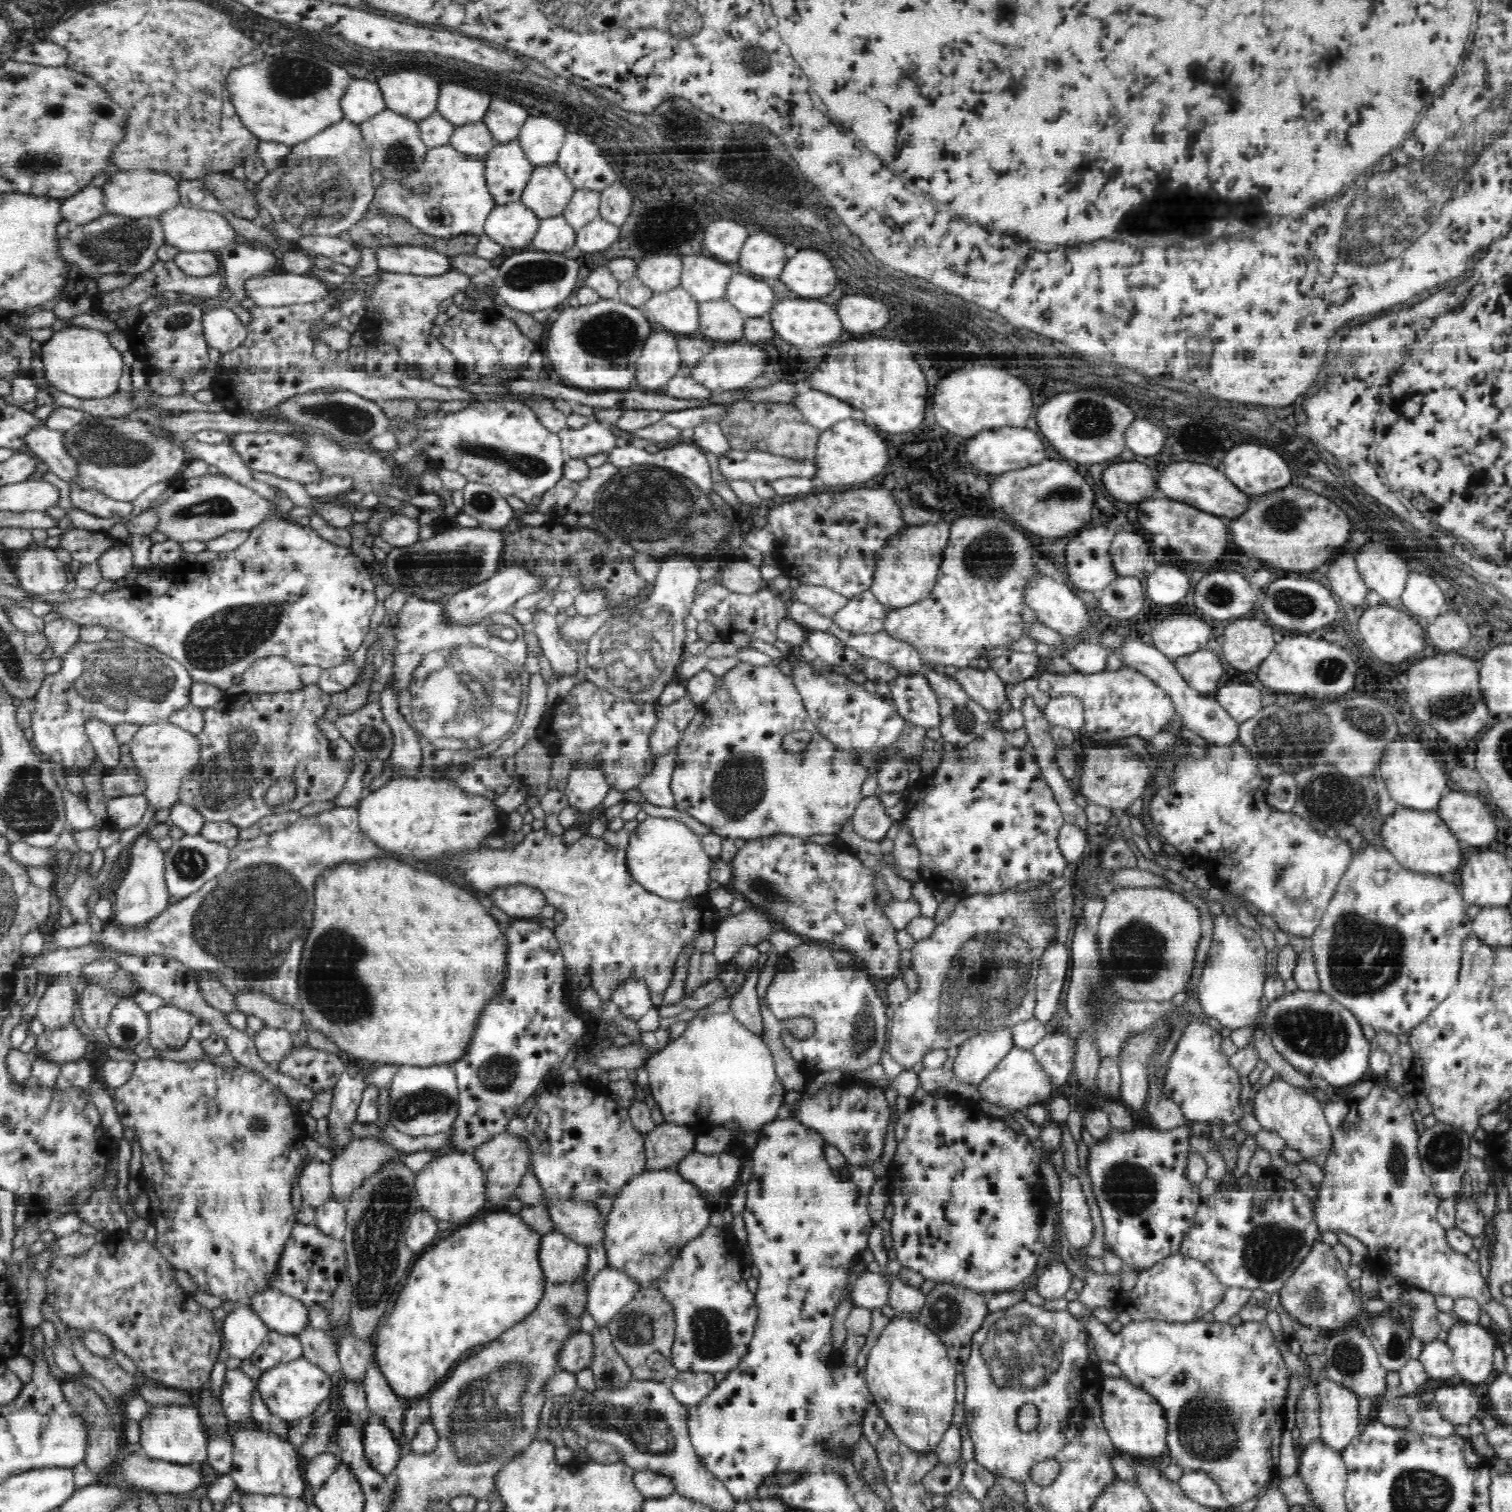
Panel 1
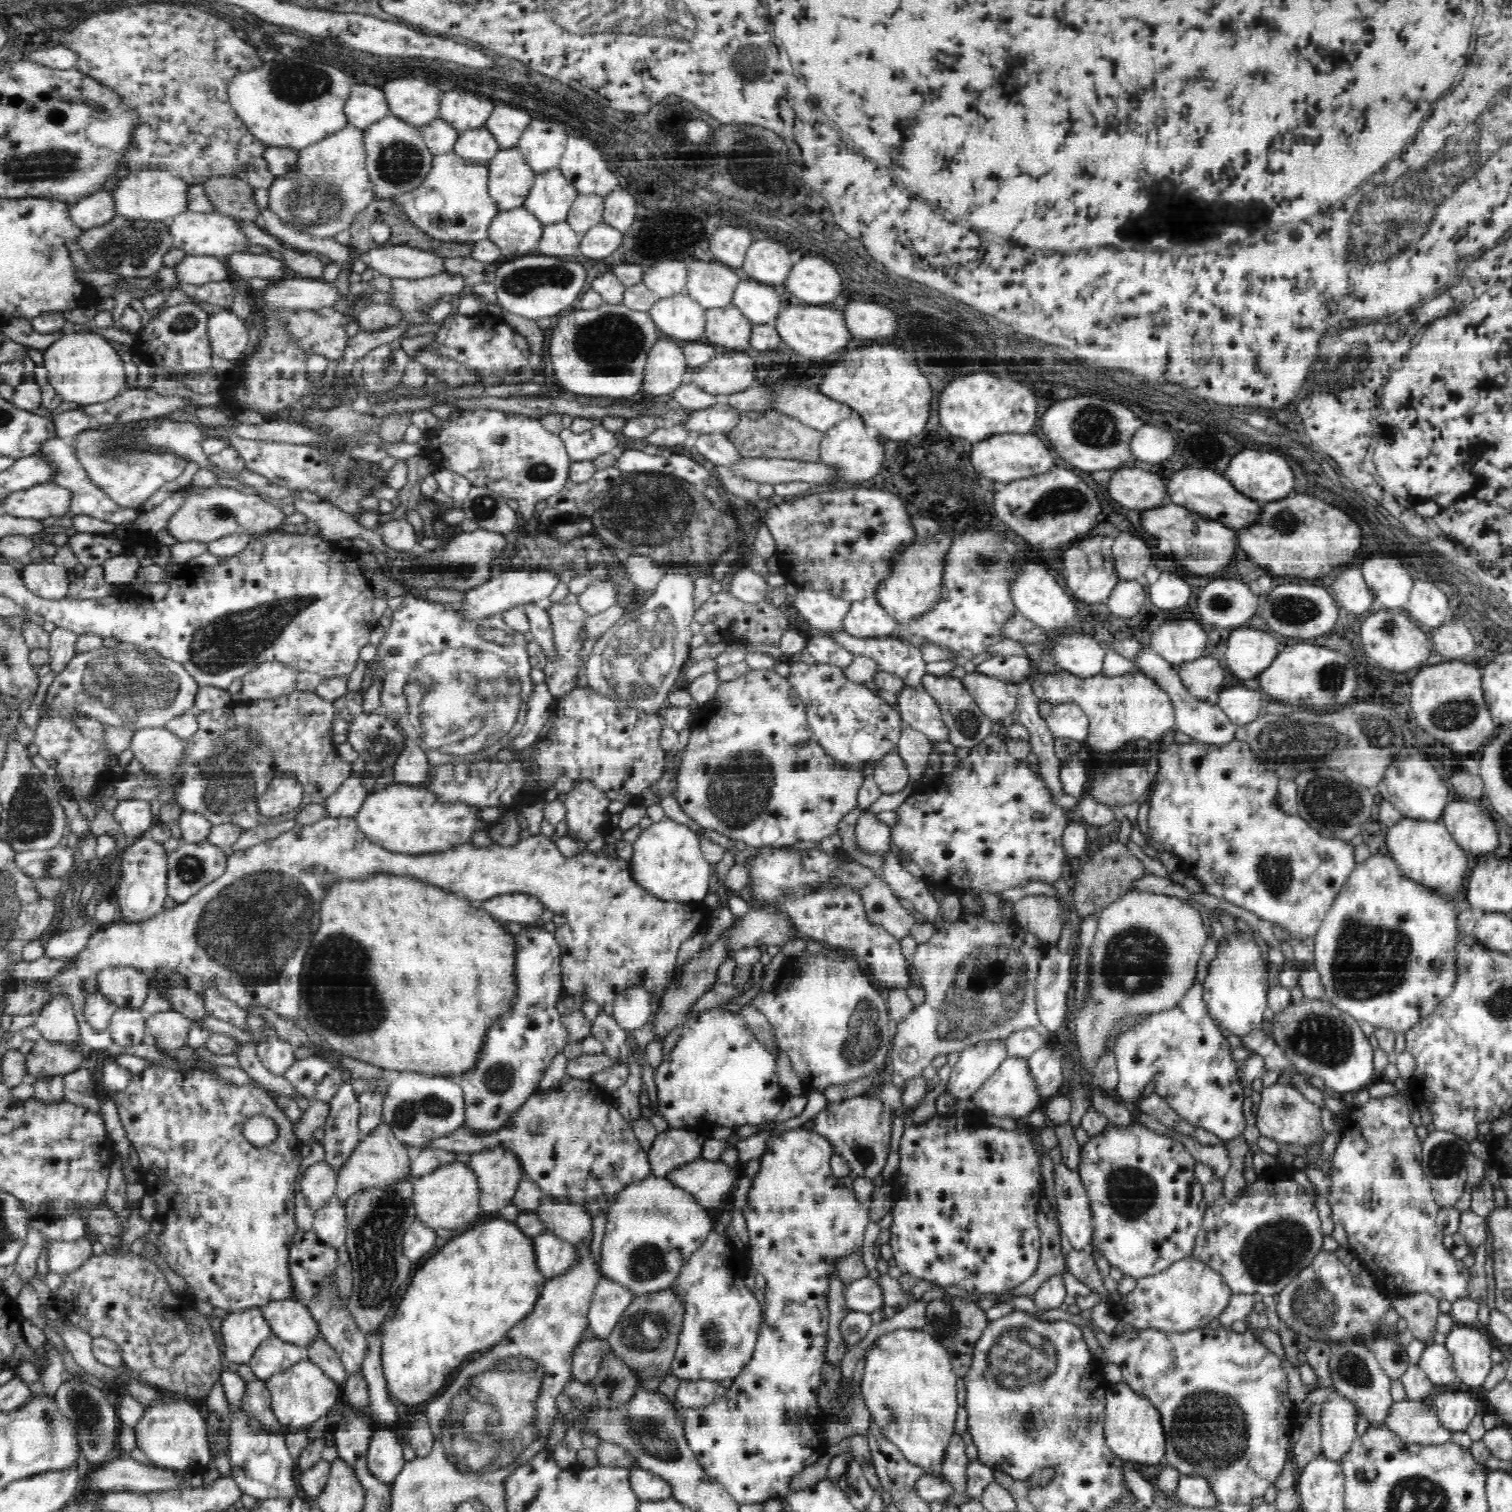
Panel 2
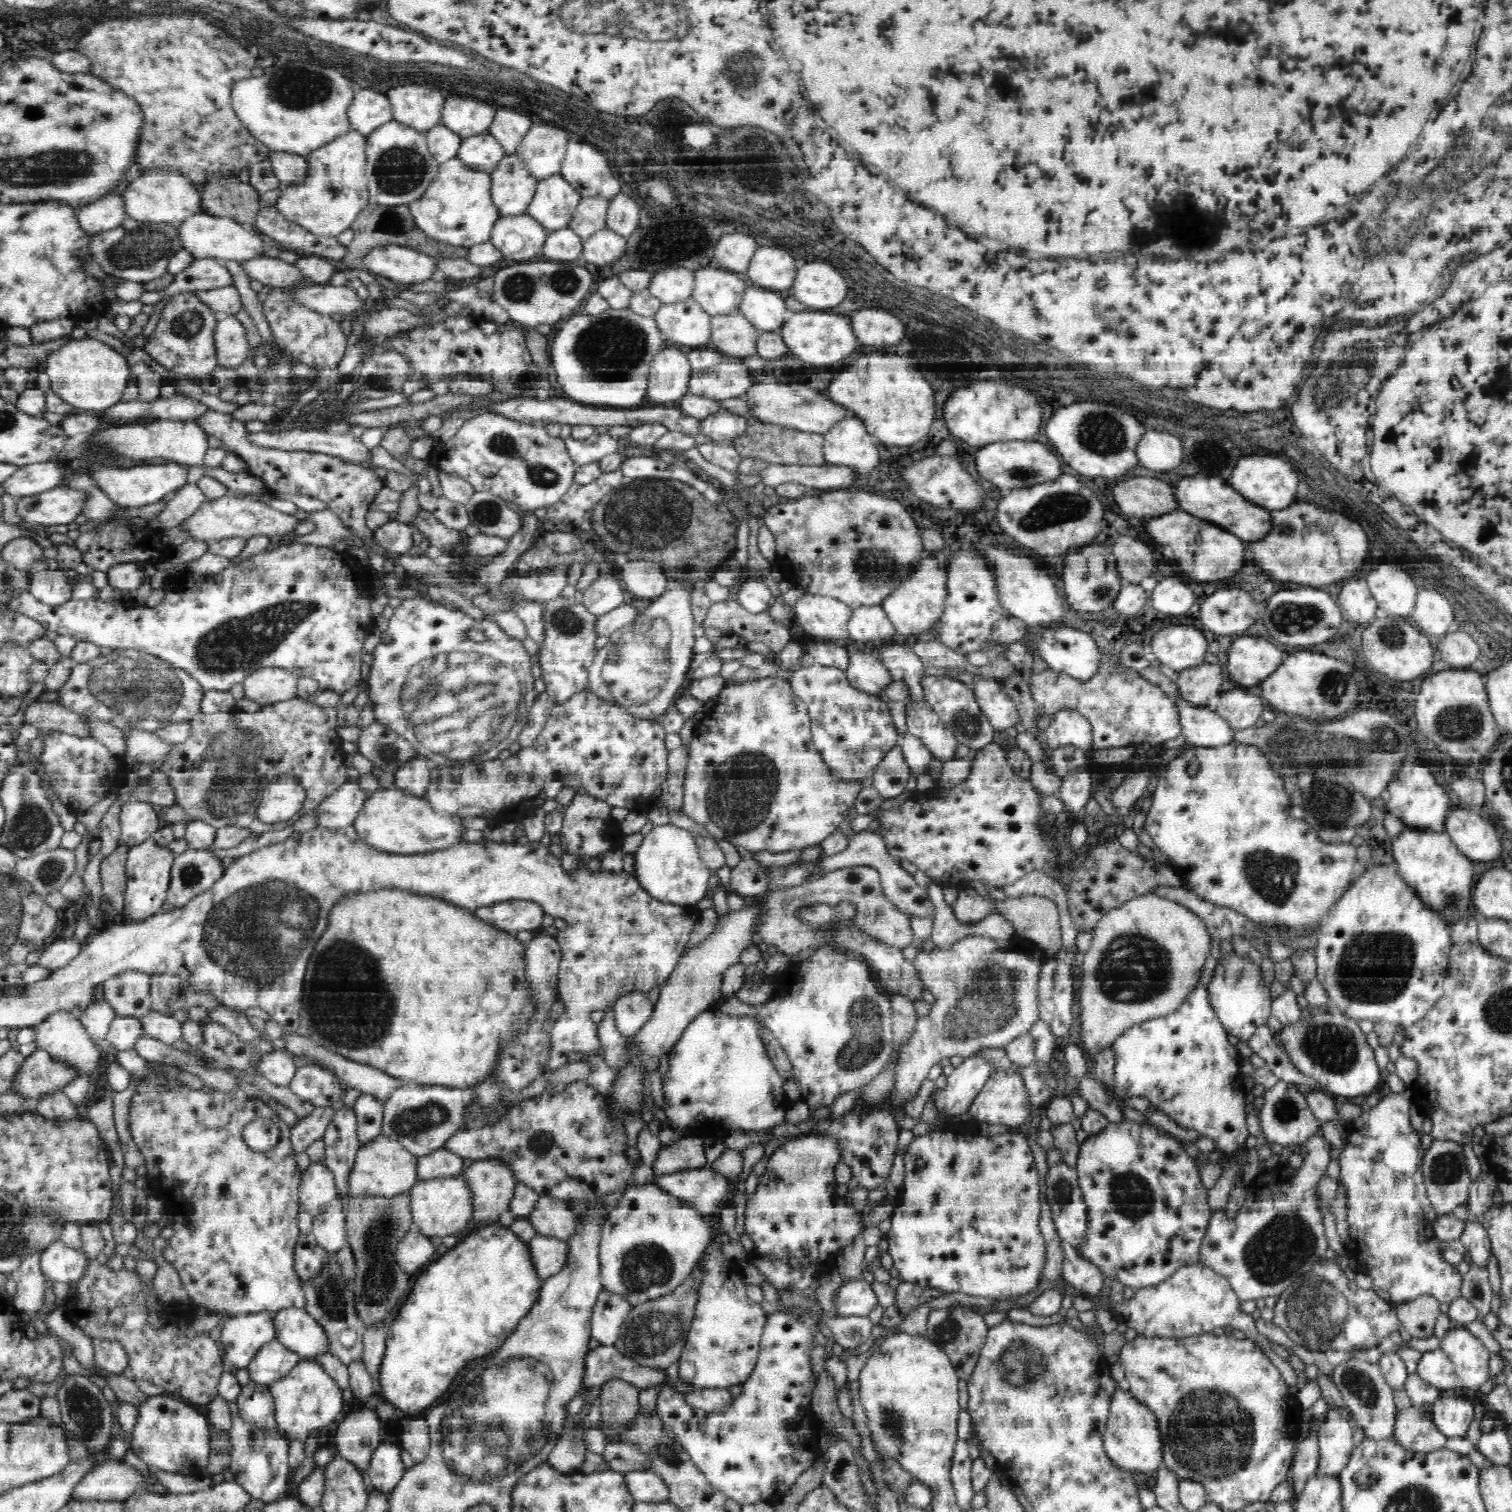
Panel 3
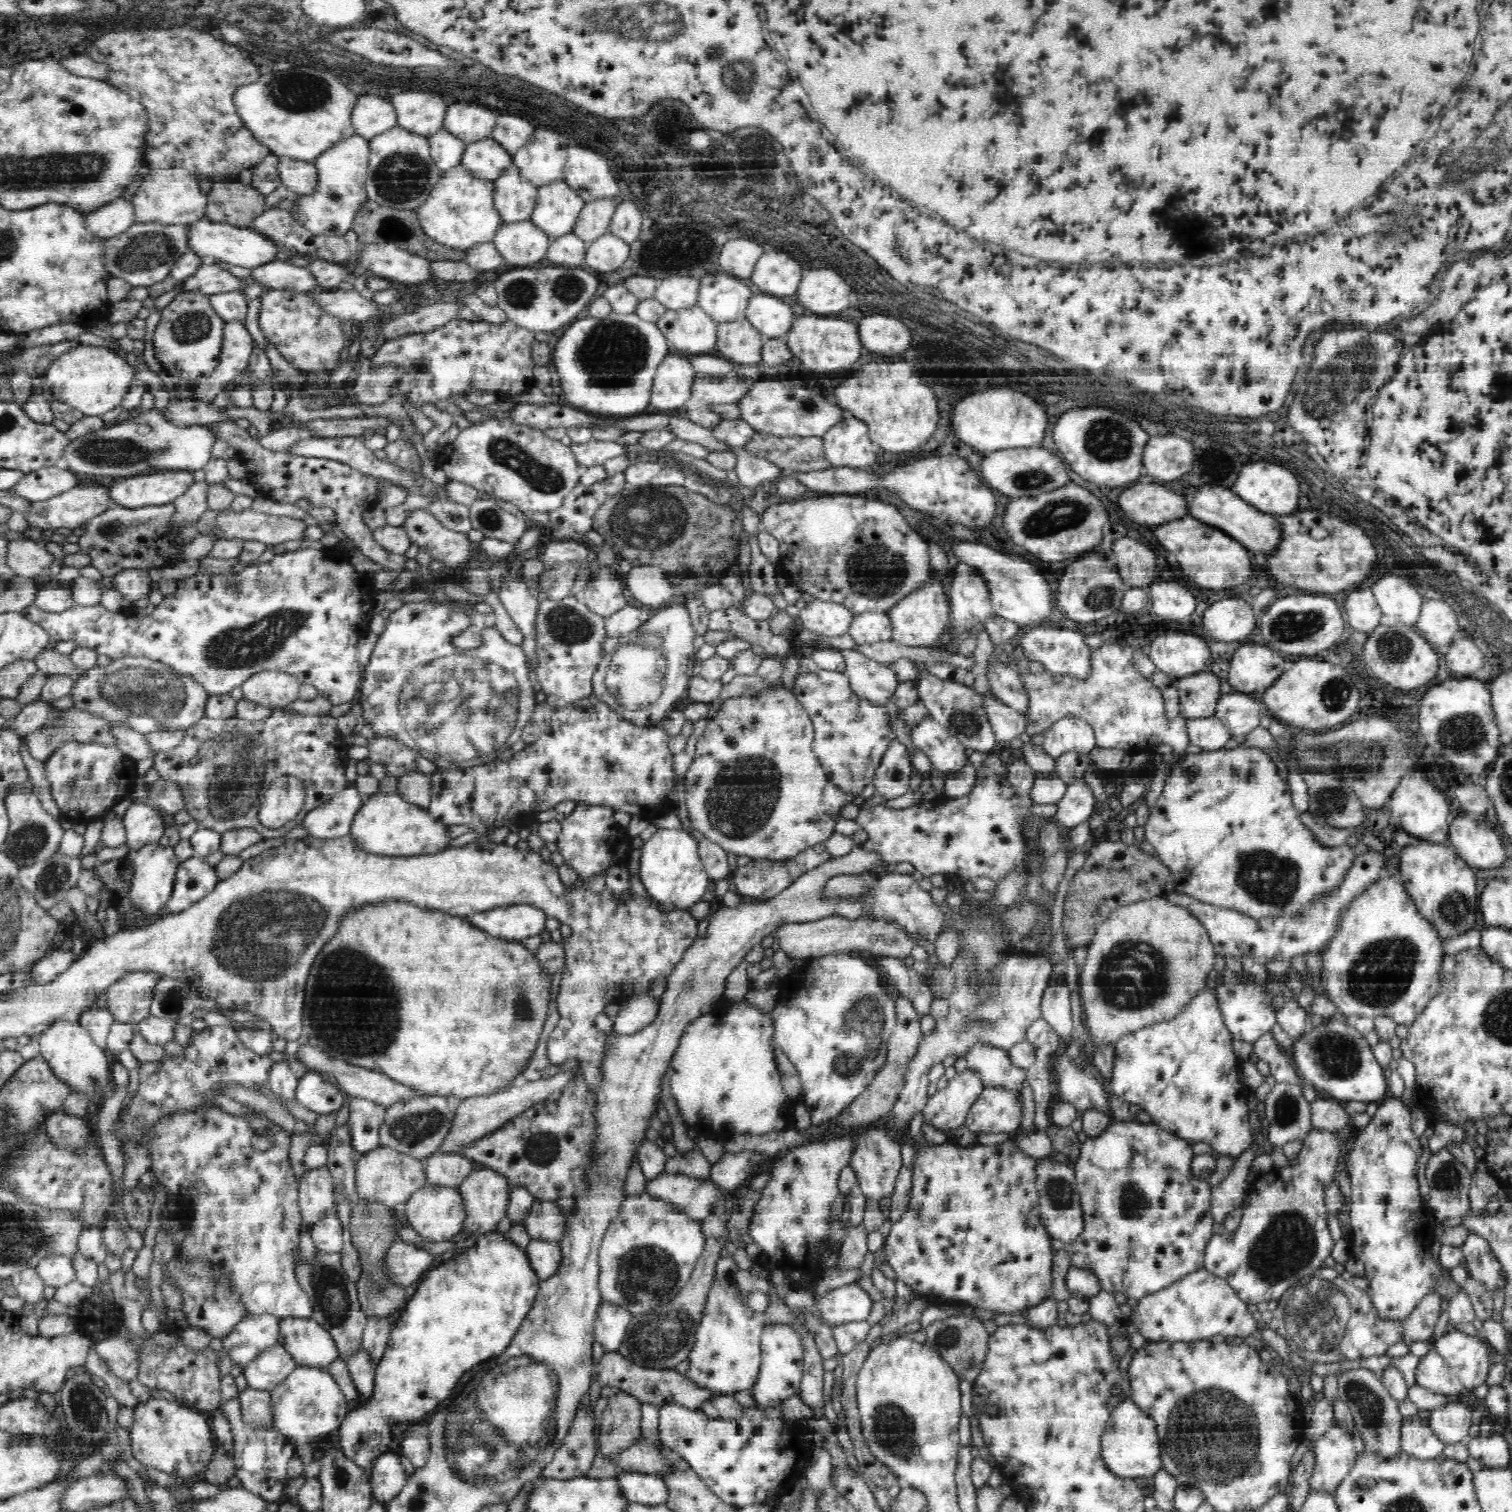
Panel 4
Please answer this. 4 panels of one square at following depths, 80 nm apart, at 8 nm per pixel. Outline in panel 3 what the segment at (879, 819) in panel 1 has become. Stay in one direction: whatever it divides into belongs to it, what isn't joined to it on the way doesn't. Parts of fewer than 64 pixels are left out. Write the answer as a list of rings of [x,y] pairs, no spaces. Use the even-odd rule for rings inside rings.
[[[864,829],[851,838],[846,850],[834,854],[834,856],[823,856],[820,859],[820,868],[816,868],[812,877],[808,877],[806,882],[810,882],[811,878],[819,879],[827,872],[844,867],[872,867],[878,870],[884,894],[890,898],[890,903],[898,911],[902,911],[902,914],[906,915],[910,920],[916,919],[919,916],[928,918],[934,913],[932,901],[929,900],[928,888],[918,885],[918,882],[913,877],[912,868],[896,860],[888,853],[886,841],[882,839],[882,835],[878,835],[878,831]]]

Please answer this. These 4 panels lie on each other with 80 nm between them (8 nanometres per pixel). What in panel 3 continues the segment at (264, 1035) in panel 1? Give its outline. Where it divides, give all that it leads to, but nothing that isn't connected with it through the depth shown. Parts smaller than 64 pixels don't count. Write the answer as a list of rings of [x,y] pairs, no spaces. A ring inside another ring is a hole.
[[[277,1043],[271,1051],[263,1052],[260,1060],[260,1074],[276,1086],[288,1087],[297,1071],[293,1056],[281,1043]]]

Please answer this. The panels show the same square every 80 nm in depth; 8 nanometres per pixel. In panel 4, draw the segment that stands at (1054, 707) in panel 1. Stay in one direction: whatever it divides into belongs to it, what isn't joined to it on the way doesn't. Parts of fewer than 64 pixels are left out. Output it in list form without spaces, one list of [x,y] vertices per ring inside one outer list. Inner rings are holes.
[[[1064,718],[1050,728],[1041,748],[1056,759],[1072,750],[1080,754],[1092,752],[1097,745],[1094,732],[1085,720]]]

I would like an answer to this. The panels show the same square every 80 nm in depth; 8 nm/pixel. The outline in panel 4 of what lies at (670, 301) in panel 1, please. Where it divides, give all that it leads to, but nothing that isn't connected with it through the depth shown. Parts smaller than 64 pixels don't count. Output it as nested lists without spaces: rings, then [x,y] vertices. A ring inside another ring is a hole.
[[[697,304],[677,311],[667,310],[655,323],[666,336],[673,353],[687,358],[698,356],[698,354],[717,354],[717,322],[708,316]]]

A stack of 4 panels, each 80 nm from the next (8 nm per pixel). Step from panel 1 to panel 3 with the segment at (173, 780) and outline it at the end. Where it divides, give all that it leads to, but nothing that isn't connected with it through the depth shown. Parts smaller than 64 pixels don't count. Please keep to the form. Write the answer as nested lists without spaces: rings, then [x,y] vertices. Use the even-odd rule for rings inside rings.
[[[133,729],[126,732],[126,736],[125,754],[129,754],[135,761],[140,763],[151,764],[153,768],[156,767],[158,762],[162,762],[164,756],[168,756],[168,752],[172,748],[155,732]]]

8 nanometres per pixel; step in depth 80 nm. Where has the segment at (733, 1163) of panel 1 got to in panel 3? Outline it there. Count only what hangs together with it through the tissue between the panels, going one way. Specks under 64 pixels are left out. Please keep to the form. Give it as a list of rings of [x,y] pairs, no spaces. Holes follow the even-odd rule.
[[[710,1166],[663,1175],[656,1178],[655,1183],[675,1198],[684,1200],[706,1219],[728,1202],[733,1188]]]

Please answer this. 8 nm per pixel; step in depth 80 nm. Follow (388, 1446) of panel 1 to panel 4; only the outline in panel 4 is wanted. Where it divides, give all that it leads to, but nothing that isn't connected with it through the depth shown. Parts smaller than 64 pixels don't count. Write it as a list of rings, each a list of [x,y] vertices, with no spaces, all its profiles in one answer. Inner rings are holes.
[[[395,1452],[382,1454],[369,1472],[373,1500],[386,1506],[402,1490],[408,1478],[400,1463],[400,1454]]]

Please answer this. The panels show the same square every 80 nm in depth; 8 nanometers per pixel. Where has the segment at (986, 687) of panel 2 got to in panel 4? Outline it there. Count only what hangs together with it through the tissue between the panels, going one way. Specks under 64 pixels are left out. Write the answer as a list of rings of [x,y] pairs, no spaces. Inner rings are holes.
[[[991,690],[983,695],[984,711],[992,726],[998,745],[1010,745],[1015,738],[1027,732],[1028,719],[999,700]]]

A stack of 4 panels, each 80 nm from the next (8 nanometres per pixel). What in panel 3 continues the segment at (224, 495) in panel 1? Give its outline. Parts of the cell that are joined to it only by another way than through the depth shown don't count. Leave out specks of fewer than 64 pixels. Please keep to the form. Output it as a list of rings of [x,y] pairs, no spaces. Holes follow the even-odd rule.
[[[221,496],[215,499],[206,500],[199,509],[188,517],[185,521],[178,523],[190,532],[190,539],[203,540],[222,540],[232,537],[252,538],[252,536],[276,536],[276,534],[286,534],[294,531],[300,523],[298,514],[285,514],[271,508],[259,500],[249,500],[247,497],[240,496]]]

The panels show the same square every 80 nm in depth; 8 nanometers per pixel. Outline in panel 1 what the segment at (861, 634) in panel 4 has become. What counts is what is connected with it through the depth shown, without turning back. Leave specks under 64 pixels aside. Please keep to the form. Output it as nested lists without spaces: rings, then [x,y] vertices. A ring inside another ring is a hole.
[[[862,591],[833,616],[838,628],[854,634],[874,634],[885,630],[887,607],[878,602],[872,591]]]

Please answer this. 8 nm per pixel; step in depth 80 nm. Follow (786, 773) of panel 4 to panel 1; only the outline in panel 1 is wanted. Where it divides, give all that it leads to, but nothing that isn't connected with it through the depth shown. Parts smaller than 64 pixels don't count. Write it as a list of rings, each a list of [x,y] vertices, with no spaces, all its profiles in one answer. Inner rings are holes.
[[[738,661],[738,664],[730,672],[726,672],[726,676],[718,678],[713,694],[710,694],[704,703],[698,704],[697,713],[693,717],[693,720],[682,732],[681,740],[677,744],[676,762],[672,771],[670,788],[676,801],[676,809],[693,816],[705,824],[712,833],[726,838],[743,838],[745,841],[773,838],[774,835],[778,834],[810,837],[813,834],[838,834],[844,828],[844,824],[852,819],[855,809],[863,798],[862,784],[864,784],[870,770],[854,761],[858,760],[858,757],[850,755],[850,752],[835,750],[828,740],[819,735],[814,722],[806,712],[798,690],[795,688],[792,676],[782,674],[778,666],[753,666],[749,662]],[[800,730],[809,732],[812,735],[812,740],[800,754],[788,754],[782,746],[783,738],[788,733]]]

